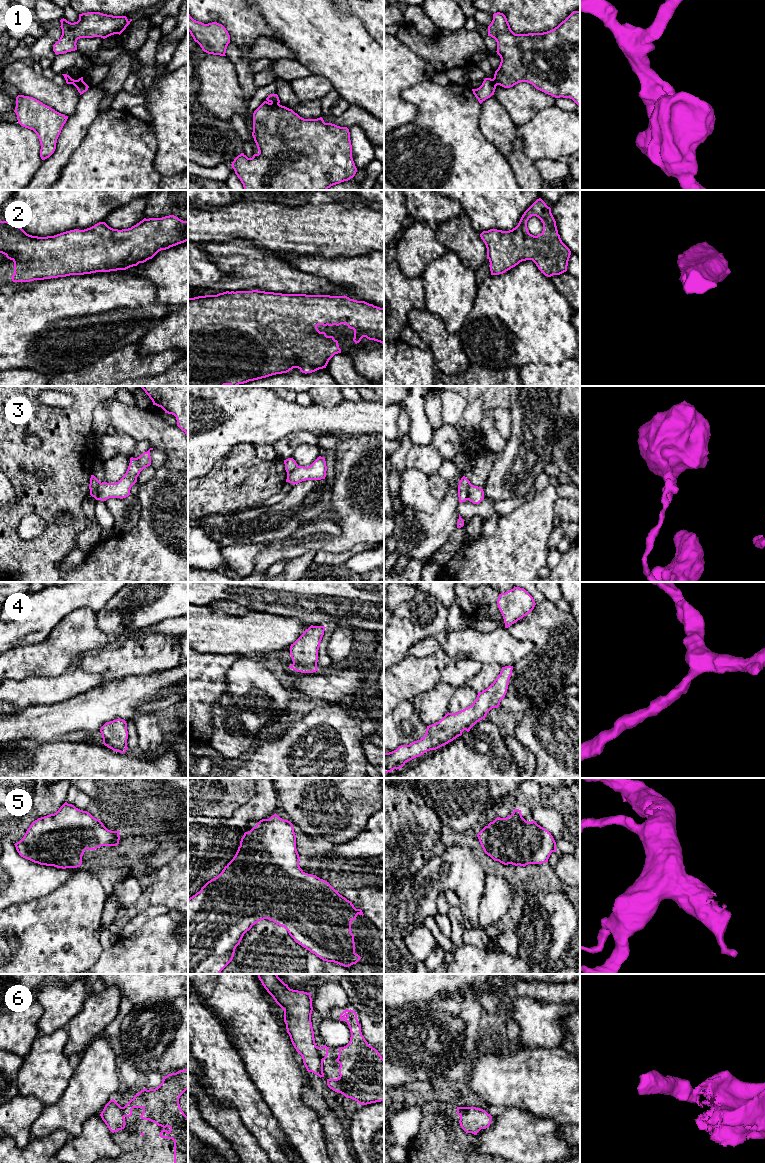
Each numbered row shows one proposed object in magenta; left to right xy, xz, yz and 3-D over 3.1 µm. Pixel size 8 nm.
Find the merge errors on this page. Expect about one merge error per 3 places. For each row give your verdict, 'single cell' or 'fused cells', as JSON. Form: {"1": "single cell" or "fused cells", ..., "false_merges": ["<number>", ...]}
{"1": "fused cells", "2": "single cell", "3": "fused cells", "4": "single cell", "5": "single cell", "6": "fused cells", "false_merges": ["1", "3", "6"]}

